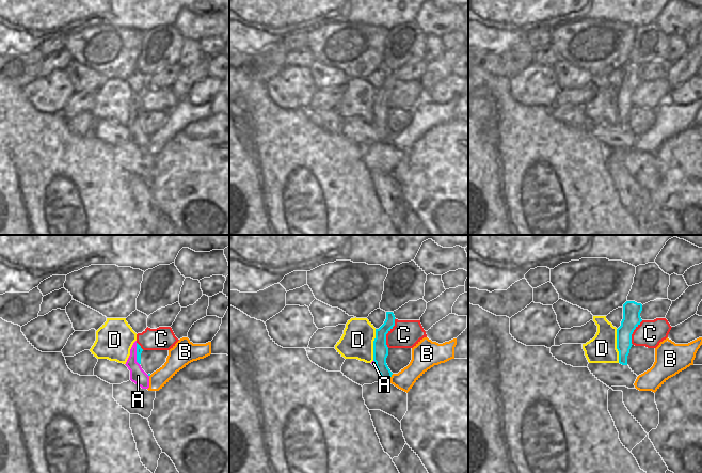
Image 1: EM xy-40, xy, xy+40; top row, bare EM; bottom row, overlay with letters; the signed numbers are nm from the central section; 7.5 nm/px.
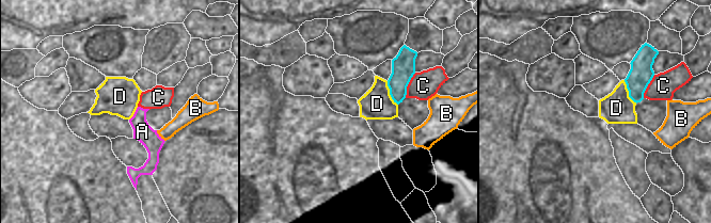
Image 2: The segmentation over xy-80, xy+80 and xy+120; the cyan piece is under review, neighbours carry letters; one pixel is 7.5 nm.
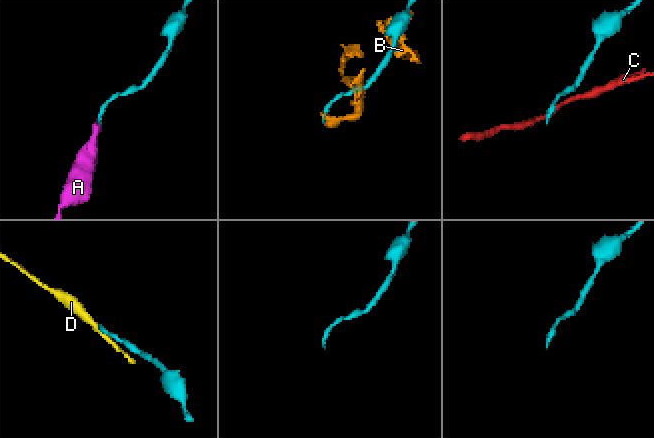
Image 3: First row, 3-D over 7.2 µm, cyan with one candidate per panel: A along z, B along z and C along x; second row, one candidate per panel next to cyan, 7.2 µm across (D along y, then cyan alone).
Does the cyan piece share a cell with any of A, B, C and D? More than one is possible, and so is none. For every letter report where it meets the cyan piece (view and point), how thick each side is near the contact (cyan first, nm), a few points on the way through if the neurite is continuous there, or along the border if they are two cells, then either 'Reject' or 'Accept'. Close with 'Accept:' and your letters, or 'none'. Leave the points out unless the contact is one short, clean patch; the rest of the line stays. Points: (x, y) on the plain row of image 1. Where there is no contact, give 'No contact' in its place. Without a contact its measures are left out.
A: Touches cyan at xy-40 (137, 114). Thickness 50 nm (cyan) against 120 nm. Path across: xy-40 (139, 111), (137, 114), (136, 132), (138, 137). Accept
B: Touches cyan at xy (391, 137). Thickness 110 nm (cyan) against 150 nm. Reject
C: Touches cyan at xy (387, 93). Thickness 110 nm (cyan) against 200 nm. Boundary: xy (395, 79), (395, 85), (386, 95), (387, 108). Reject
D: Touches cyan at xy+40 (617, 107). Thickness 130 nm (cyan) against 220 nm. Boundary: xy+40 (616, 90), (616, 109), (619, 123). Reject
Accept: A.

